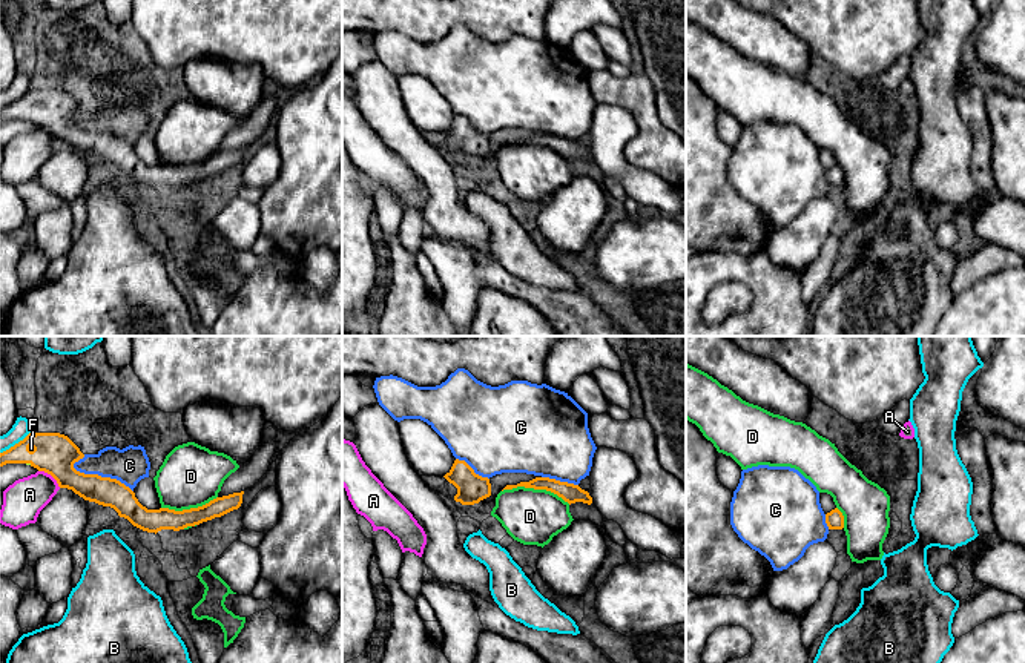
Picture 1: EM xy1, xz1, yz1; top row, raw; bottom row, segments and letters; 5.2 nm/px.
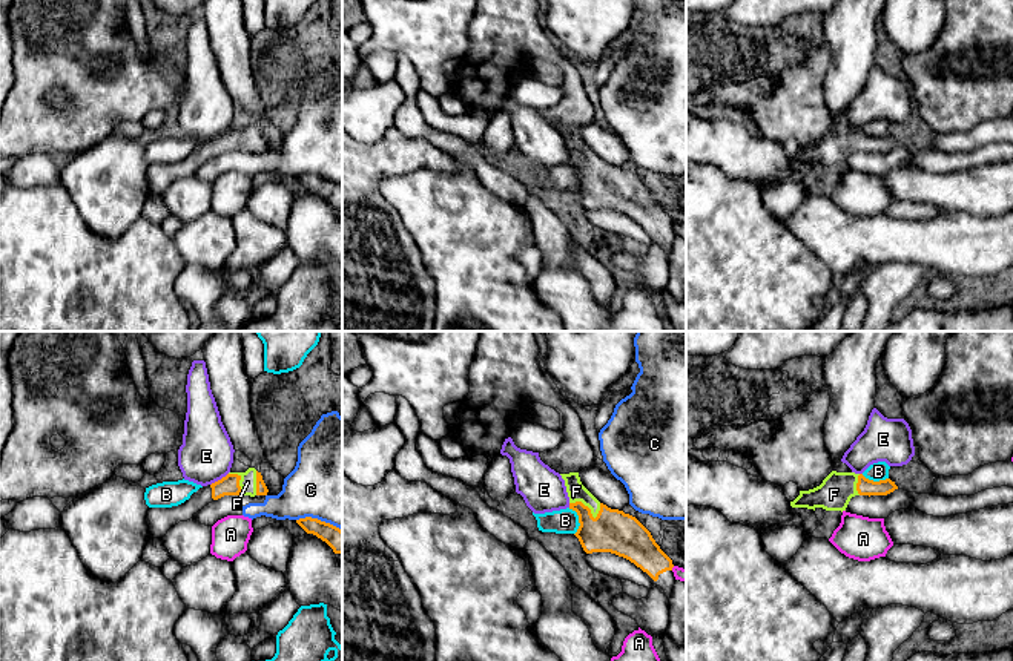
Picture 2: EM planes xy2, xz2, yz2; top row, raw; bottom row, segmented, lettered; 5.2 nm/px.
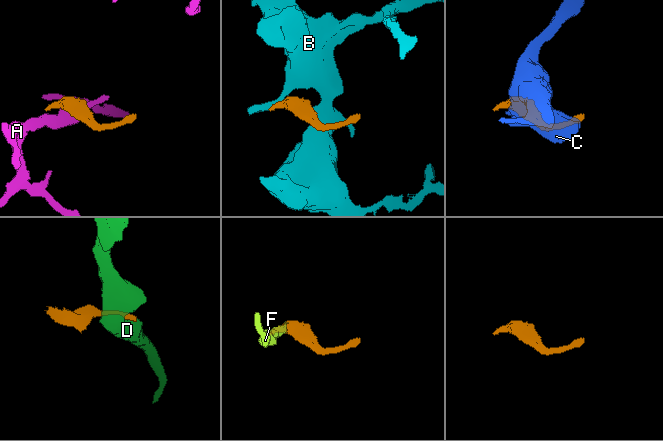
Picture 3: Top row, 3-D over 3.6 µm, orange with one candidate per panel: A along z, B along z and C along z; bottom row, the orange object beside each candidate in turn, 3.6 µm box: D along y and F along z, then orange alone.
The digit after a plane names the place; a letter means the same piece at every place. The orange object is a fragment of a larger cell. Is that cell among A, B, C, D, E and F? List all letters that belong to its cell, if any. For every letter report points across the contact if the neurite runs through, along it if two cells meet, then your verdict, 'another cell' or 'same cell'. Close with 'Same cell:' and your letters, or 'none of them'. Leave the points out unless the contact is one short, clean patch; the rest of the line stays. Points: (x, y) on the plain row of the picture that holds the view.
A: border along xy1 (39, 126), (49, 131), (60, 143); another cell
B: border along xz2 (568, 164), (577, 172), (579, 184), (574, 190); another cell
C: another cell
D: border along xz1 (502, 146), (514, 143), (545, 145), (570, 160); another cell
E: border along xy2 (227, 129), (211, 141); another cell
F: runs through xz2 (613, 187), (607, 186), (588, 164), (576, 147); same cell
Same cell: F

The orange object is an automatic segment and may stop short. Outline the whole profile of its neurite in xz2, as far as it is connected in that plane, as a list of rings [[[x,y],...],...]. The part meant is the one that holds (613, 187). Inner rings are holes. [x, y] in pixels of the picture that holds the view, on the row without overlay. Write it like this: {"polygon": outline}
{"polygon": [[[579,129],[560,130],[565,136],[569,153],[569,166],[579,172],[579,186],[574,190],[586,210],[611,209],[623,213],[640,224],[654,241],[660,242],[668,256],[671,255],[675,233],[672,216],[660,206],[651,189],[632,172],[619,166],[611,166],[600,159],[580,138]]]}

